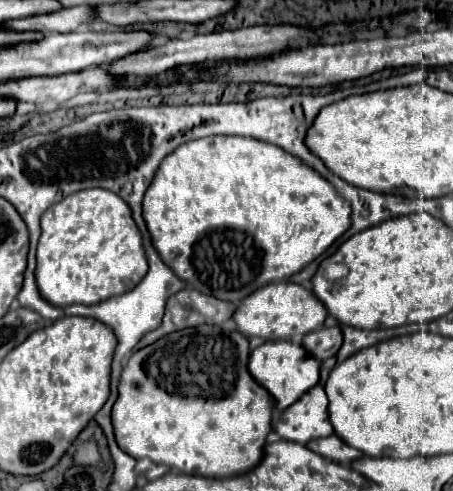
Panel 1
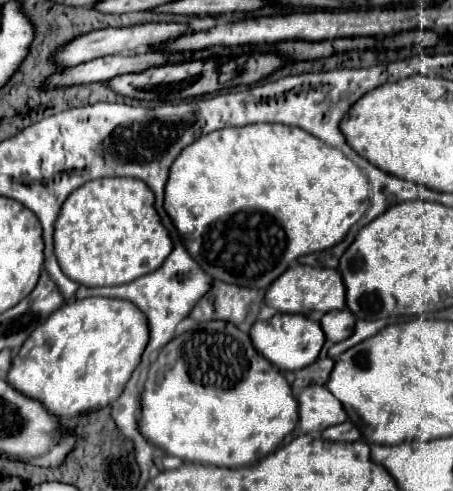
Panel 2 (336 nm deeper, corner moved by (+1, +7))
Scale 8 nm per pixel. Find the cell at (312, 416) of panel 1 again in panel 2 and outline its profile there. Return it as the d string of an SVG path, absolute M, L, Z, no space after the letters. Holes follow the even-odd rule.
M307 386L297 396L299 402L299 430L309 434L313 430L325 430L329 426L347 420L347 414L339 400L325 386Z

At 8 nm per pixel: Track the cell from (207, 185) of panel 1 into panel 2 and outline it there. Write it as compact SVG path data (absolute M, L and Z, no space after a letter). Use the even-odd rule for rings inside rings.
M249 124L241 128L225 128L211 132L209 136L201 136L201 140L195 140L181 156L173 162L173 168L169 170L169 184L165 186L165 210L175 224L175 228L181 234L181 240L187 248L187 252L201 264L203 272L209 274L215 280L227 282L227 284L241 284L247 288L265 290L277 276L281 276L293 260L297 260L303 254L321 252L335 244L339 244L349 228L365 214L369 206L369 180L365 172L361 172L349 158L345 158L337 148L329 148L319 138L311 136L309 132L303 132L301 128L293 126L281 126L281 124Z

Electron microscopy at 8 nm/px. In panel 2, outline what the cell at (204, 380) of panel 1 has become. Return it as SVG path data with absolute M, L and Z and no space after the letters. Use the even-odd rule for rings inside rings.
M209 320L209 322L201 322L197 324L193 330L187 330L179 336L175 336L157 356L157 360L151 364L147 380L145 380L145 388L141 394L141 412L139 412L139 432L145 436L145 440L149 440L153 446L163 448L167 454L181 458L183 462L195 462L195 464L211 464L211 466L227 466L227 468L237 468L237 466L245 466L251 464L263 456L267 456L269 452L273 452L287 434L293 432L297 424L297 402L293 398L291 386L287 384L285 376L281 374L279 368L275 368L269 360L265 360L251 344L249 334L241 332L235 324L223 322L223 320Z

